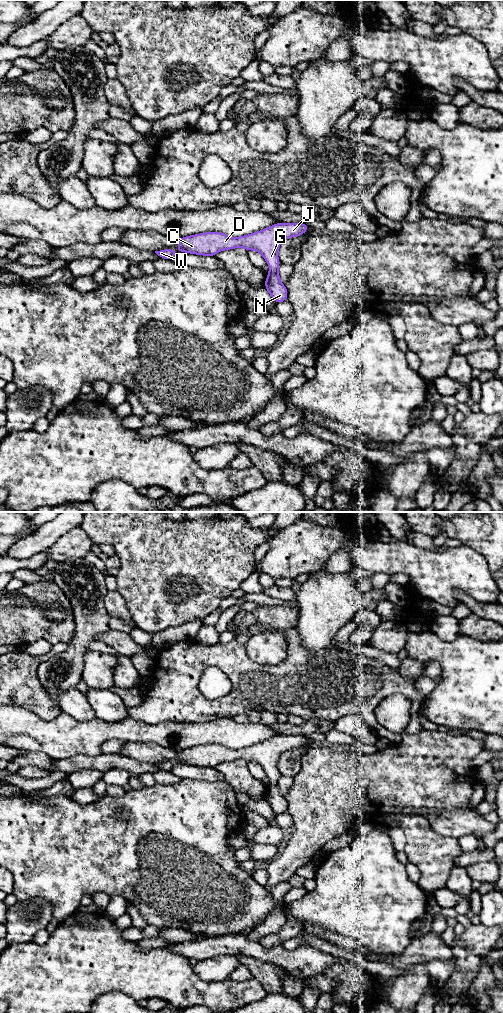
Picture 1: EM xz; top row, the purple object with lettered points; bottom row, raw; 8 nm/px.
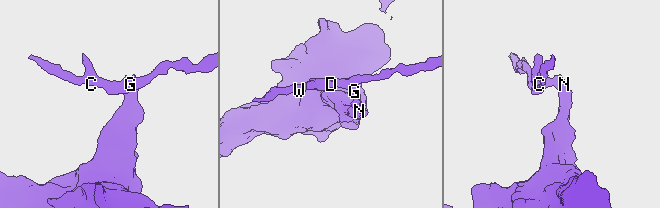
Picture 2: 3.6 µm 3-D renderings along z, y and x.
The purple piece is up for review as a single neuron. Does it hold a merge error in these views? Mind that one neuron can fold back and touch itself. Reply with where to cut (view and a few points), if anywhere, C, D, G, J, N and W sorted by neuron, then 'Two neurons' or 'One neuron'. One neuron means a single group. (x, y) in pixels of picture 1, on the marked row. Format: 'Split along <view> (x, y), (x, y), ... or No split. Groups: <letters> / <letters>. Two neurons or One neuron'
No split. Groups: C D G J N W. One neuron

